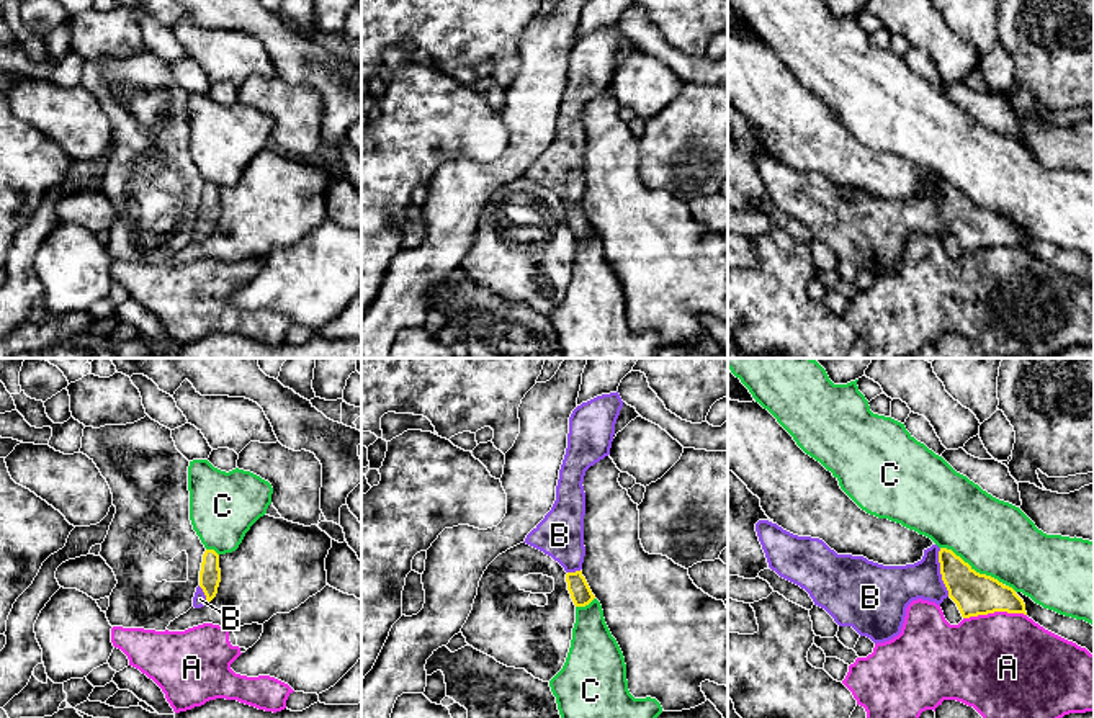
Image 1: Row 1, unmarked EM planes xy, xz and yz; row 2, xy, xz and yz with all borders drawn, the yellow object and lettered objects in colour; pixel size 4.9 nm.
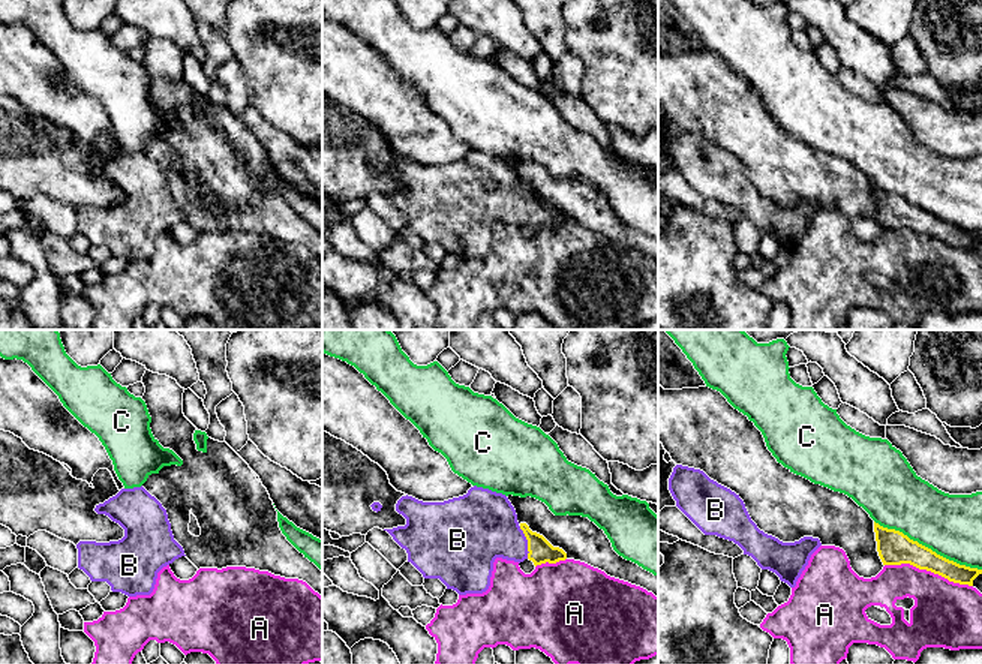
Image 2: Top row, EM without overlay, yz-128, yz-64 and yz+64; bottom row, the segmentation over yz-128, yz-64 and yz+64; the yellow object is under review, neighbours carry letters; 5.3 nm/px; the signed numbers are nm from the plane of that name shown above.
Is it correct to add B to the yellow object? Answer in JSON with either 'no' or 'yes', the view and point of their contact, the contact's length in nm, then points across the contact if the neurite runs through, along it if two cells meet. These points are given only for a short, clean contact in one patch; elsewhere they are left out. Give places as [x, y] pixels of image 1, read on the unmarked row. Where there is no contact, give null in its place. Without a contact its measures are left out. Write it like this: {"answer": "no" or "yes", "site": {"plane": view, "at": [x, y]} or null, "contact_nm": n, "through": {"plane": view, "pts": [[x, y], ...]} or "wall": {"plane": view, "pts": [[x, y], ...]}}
{"answer": "yes", "site": {"plane": "yz", "at": [941, 206]}, "contact_nm": 240, "through": {"plane": "yz", "pts": [[975, 228], [957, 213], [941, 206], [931, 213], [893, 221]]}}

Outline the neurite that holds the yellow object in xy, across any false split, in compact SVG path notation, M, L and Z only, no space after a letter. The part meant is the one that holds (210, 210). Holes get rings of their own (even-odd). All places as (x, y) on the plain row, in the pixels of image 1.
M206 183L203 188L200 219L193 231L193 240L201 242L208 239L217 227L221 216L219 188L214 183Z

